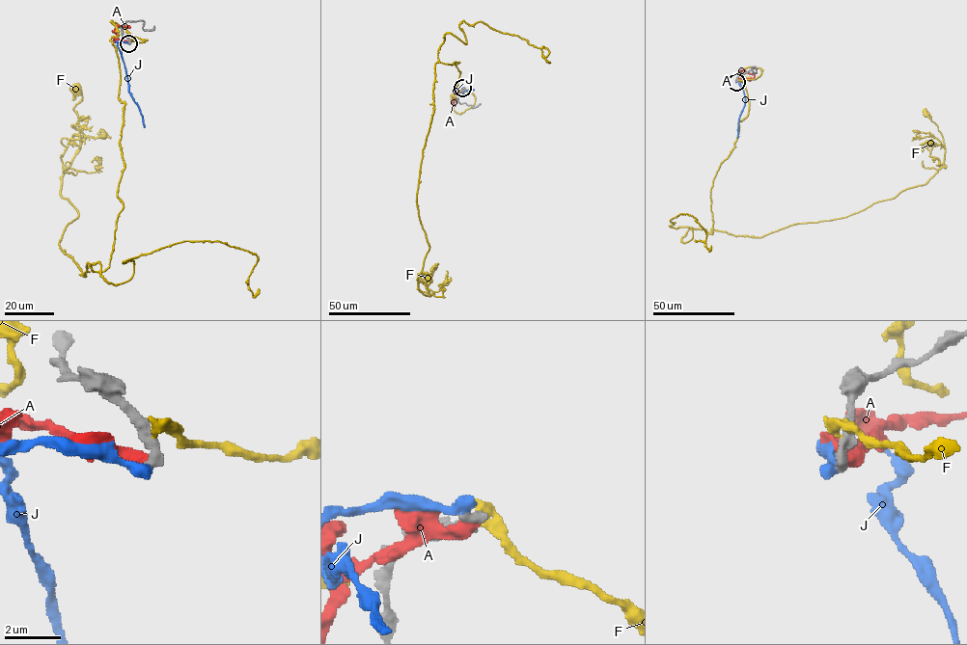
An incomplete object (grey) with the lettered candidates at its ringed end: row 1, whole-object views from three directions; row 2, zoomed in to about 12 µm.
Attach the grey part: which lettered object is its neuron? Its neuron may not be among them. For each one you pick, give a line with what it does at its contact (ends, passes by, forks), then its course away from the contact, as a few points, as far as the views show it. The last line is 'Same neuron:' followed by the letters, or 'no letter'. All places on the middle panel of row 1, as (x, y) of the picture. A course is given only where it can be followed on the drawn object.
Same neuron: no letter

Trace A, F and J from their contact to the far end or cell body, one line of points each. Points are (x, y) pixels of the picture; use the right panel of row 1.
A: (737, 81), (754, 77), (745, 70), (739, 71)
F: (737, 80), (762, 70), (740, 72), (711, 234), (924, 185), (945, 151), (925, 113)
J: (736, 81), (739, 81), (745, 100), (739, 118), (738, 137)

